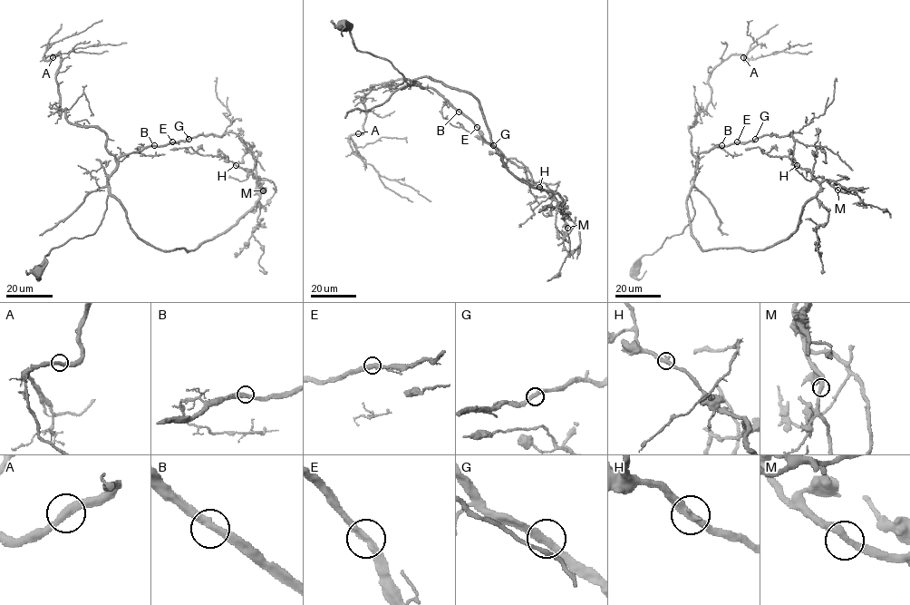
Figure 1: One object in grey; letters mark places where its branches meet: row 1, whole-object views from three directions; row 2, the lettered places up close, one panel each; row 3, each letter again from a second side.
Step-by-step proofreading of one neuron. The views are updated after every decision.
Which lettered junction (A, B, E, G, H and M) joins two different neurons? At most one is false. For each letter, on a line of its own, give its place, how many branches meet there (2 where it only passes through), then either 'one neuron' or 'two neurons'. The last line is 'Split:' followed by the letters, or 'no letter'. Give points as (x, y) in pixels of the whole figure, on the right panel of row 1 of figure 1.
A: (743, 57) | 2 | one neuron
B: (721, 145) | 2 | one neuron
E: (737, 141) | 2 | one neuron
G: (755, 139) | 2 | one neuron
H: (797, 165) | 2 | one neuron
M: (837, 190) | 2 | one neuron
Split: no letter

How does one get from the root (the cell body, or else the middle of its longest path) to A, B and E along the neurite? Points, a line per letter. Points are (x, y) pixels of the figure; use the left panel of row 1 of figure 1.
A: (37, 271), (53, 248), (95, 231), (116, 166), (103, 131), (67, 120), (56, 78), (61, 57), (53, 57)
B: (37, 271), (53, 248), (95, 231), (106, 208), (108, 178), (116, 161), (154, 145)
E: (37, 271), (53, 248), (95, 231), (106, 208), (109, 176), (121, 157), (172, 141)

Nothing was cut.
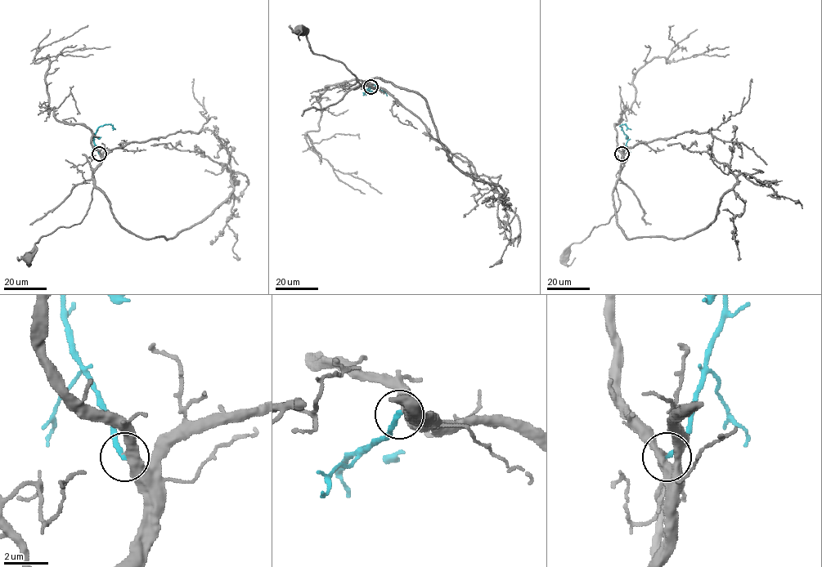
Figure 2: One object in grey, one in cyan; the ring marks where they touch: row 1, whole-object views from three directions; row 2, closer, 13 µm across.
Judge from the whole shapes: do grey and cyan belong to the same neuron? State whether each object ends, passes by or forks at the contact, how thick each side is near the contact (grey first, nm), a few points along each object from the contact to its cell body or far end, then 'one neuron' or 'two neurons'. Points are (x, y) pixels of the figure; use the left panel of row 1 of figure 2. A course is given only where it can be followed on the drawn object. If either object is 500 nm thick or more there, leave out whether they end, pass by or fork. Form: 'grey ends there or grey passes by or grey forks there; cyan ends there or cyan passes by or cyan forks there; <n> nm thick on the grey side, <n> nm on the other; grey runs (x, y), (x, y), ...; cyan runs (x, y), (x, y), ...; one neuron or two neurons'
grey passes by; cyan ends there; 400 nm thick on the grey side, 200 nm on the other; grey runs (99, 154), (101, 163), (93, 174), (92, 198), (87, 214), (80, 223), (58, 227), (43, 235), (28, 257); cyan runs (99, 154), (93, 136), (97, 129), (105, 124), (110, 124), (115, 129); two neurons

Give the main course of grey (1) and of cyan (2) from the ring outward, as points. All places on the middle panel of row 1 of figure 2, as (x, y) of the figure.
1: (370, 87), (365, 84), (365, 80), (361, 85), (342, 63), (315, 54), (305, 33), (299, 29)
2: (370, 87), (365, 92), (374, 85), (387, 95)

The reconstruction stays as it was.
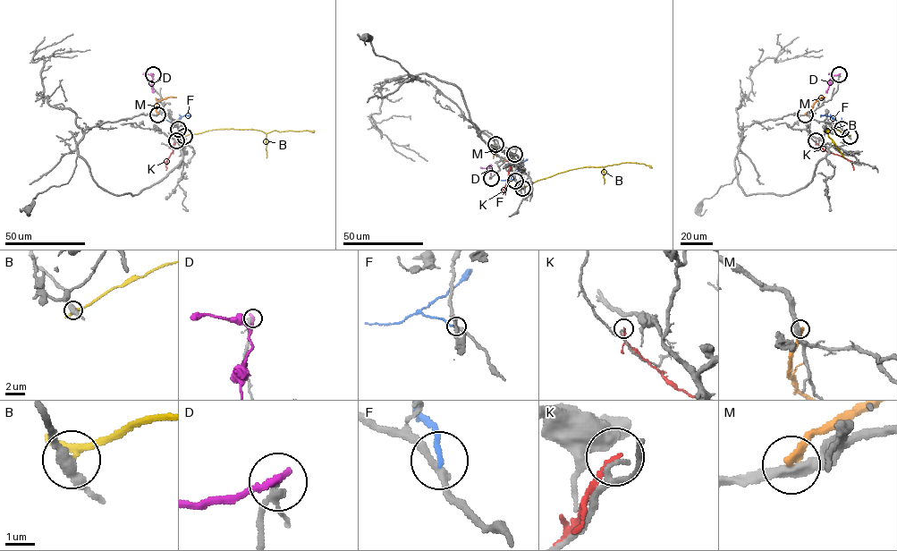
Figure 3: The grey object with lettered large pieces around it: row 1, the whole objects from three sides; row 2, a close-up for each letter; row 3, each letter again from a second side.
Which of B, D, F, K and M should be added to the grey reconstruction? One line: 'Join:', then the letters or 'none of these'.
Join: none of these

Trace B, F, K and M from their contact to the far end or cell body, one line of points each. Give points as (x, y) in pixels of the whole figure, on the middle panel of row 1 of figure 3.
B: (522, 188), (579, 168), (626, 162), (643, 164), (652, 167)
F: (516, 181), (510, 178), (527, 159)
K: (514, 154), (509, 161), (503, 192)
M: (495, 144), (494, 153), (513, 164)

